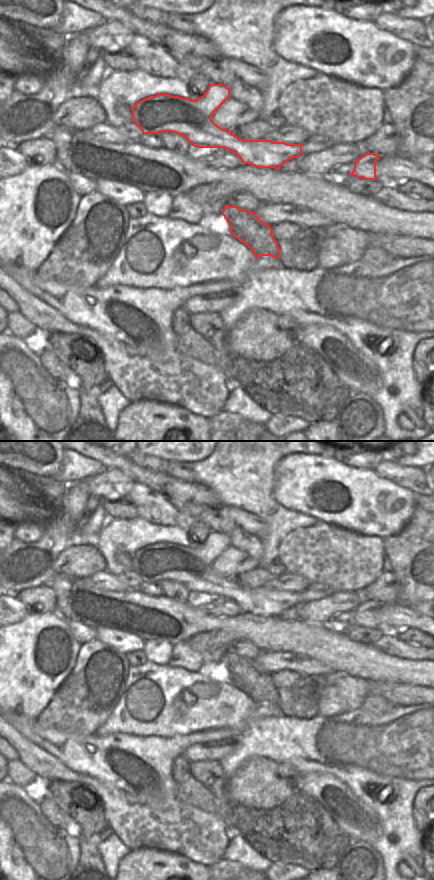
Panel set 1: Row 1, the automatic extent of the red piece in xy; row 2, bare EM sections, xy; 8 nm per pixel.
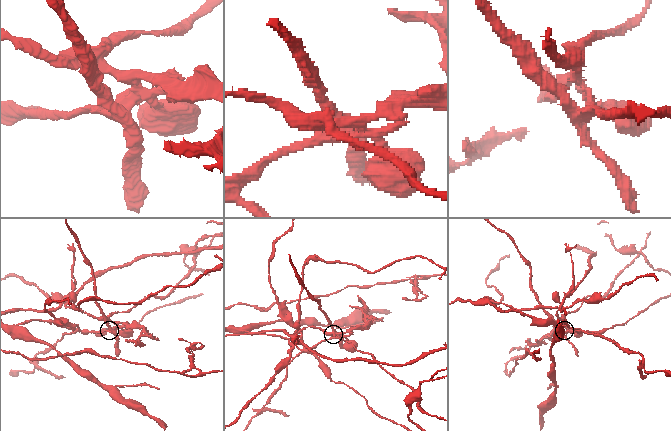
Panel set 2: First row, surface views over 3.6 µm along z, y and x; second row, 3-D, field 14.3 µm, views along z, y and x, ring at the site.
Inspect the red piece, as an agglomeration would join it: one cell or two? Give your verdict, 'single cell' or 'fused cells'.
fused cells

